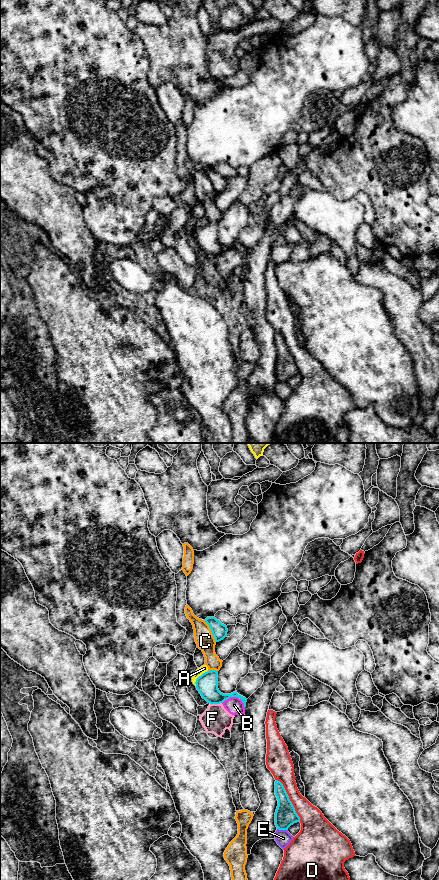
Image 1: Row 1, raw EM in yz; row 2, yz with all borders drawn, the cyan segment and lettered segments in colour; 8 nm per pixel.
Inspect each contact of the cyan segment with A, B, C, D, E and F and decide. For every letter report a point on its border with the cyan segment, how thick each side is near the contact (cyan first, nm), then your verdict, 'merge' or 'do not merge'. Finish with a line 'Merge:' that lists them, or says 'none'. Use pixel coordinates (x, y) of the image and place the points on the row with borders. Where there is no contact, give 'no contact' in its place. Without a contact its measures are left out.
A: meets cyan in yz at (198, 677); 180 nm thick on the cyan side, 60 nm on the other; do not merge
B: meets cyan in yz at (230, 696); 180 nm thick on the cyan side, 140 nm on the other; do not merge
C: meets cyan in yz at (211, 631); 120 nm thick on the cyan side, 150 nm on the other; do not merge
D: meets cyan in yz at (289, 799); 170 nm thick on the cyan side, 200 nm on the other; do not merge
E: meets cyan in yz at (282, 829); 170 nm thick on the cyan side, 130 nm on the other; do not merge
F: meets cyan in yz at (215, 703); 180 nm thick on the cyan side, 220 nm on the other; do not merge
Merge: none

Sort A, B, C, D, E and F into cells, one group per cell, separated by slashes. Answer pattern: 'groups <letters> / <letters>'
groups A / B F / C / D / E

